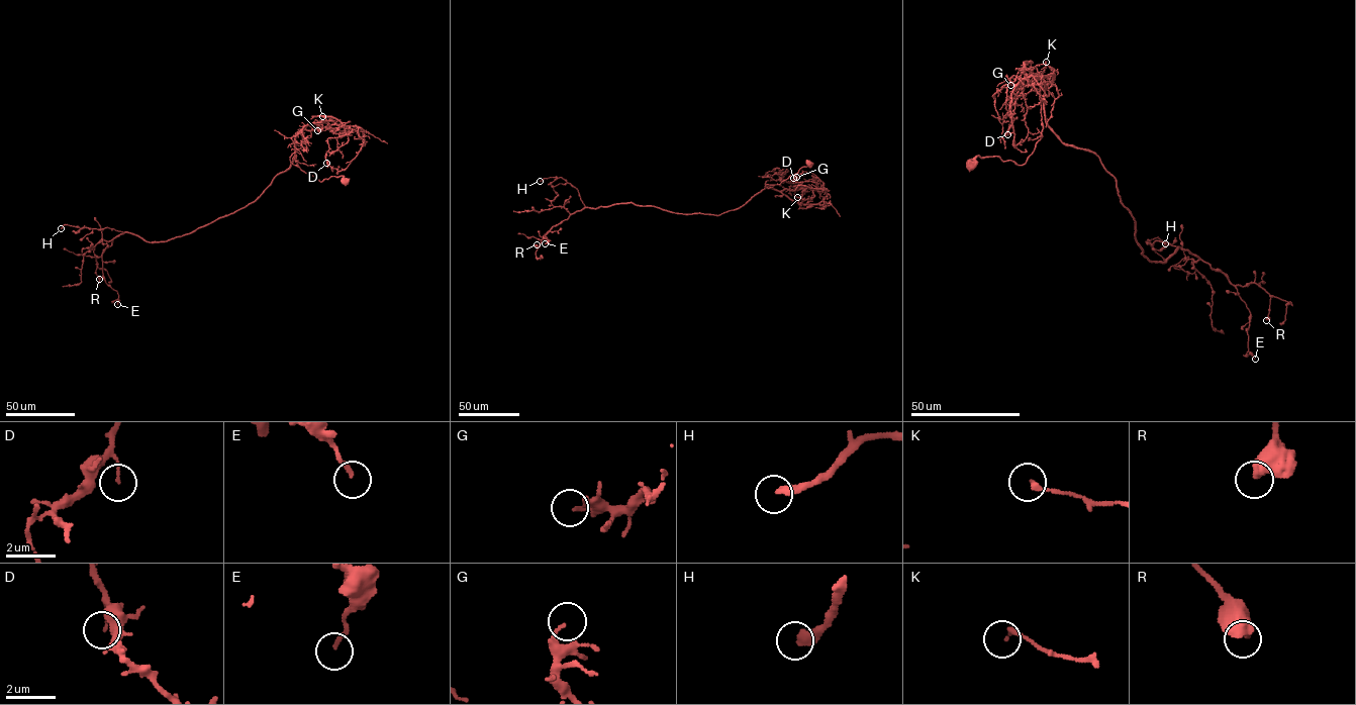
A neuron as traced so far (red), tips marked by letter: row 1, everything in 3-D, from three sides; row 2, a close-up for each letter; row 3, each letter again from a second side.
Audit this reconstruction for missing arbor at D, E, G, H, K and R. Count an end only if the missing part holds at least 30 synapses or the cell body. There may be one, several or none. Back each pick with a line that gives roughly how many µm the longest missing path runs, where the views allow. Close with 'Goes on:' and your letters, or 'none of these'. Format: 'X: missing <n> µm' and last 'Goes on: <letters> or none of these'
G: missing 8 µm
H: missing 25 µm
Goes on: G, H

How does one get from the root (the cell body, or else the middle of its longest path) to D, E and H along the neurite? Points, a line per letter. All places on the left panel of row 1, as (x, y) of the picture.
D: (346, 181), (319, 182), (296, 161), (296, 134), (323, 116), (338, 119), (349, 139), (326, 163)
E: (346, 181), (302, 171), (295, 139), (290, 167), (243, 207), (166, 241), (116, 236), (101, 258), (117, 304)
H: (346, 181), (302, 171), (295, 139), (290, 167), (255, 200), (188, 233), (147, 241), (108, 227), (61, 228)

